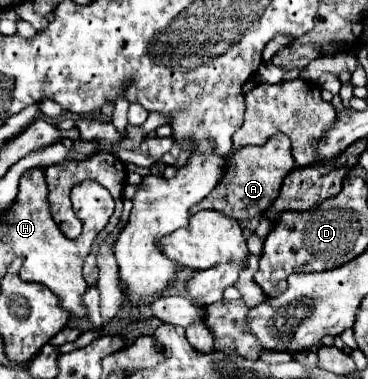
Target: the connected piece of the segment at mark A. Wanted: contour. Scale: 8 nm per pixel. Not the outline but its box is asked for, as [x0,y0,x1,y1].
[192,133,294,221]

